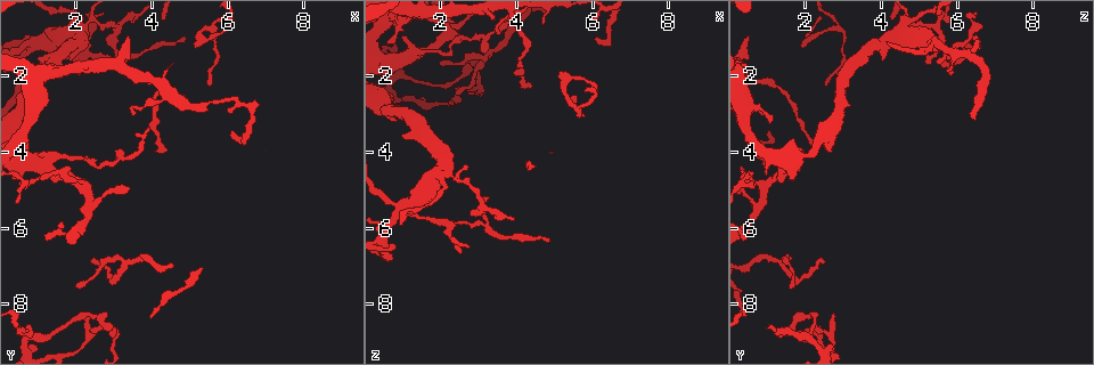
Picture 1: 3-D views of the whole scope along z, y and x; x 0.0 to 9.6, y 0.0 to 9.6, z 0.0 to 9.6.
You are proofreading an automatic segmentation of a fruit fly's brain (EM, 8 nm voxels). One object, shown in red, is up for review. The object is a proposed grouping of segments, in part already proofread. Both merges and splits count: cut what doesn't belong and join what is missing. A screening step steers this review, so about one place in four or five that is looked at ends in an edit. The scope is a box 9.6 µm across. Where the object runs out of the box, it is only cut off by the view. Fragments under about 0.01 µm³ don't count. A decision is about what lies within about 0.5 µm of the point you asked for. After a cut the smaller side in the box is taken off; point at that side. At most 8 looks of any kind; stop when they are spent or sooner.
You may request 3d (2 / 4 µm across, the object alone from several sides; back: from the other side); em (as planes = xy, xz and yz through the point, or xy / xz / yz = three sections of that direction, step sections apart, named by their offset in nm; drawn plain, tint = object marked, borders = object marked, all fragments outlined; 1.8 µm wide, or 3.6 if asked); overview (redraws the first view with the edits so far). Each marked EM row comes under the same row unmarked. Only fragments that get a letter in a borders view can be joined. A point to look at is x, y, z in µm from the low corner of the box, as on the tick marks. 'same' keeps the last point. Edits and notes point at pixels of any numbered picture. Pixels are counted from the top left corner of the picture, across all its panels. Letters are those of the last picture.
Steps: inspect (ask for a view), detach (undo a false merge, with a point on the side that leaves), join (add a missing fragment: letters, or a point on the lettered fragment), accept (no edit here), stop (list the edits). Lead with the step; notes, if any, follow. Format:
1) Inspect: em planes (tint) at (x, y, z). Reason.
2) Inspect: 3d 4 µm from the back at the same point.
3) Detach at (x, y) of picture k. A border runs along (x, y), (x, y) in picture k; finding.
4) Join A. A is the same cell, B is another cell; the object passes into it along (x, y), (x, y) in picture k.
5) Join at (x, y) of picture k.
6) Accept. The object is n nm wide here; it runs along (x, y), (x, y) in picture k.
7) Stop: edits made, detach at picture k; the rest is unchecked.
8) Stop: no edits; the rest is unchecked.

Inspect: em planes (borders) at (2.35, 6.95, 2.45).

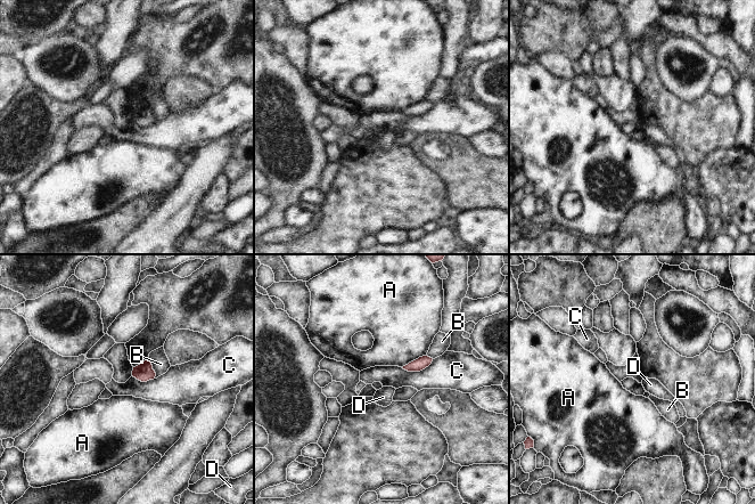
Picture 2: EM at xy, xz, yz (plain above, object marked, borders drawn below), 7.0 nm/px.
Accept. The longest contact is with C, 240 nm; A, B, C and D are other cells; a border runs along (433, 359), (419, 371), (401, 367) in picture 2; no lettered fragment goes on from it.

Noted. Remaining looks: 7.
Inspect: em planes (borders) at (4.30, 4.10, 2.30). Tapers out.

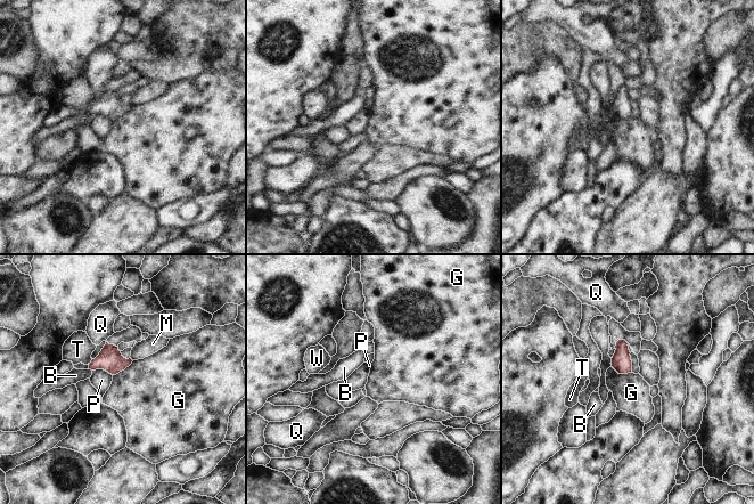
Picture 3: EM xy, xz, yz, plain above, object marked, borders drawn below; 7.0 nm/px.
Accept. The object is 140 nm wide here; B, G, M, P, Q, T and W are other cells; a border runs along (133, 360), (113, 375) in picture 3; no lettered fragment goes on from it.

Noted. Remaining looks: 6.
Inspect: em xz step 16 (borders) at (2.05, 2.00, 5.80). Tapers out.

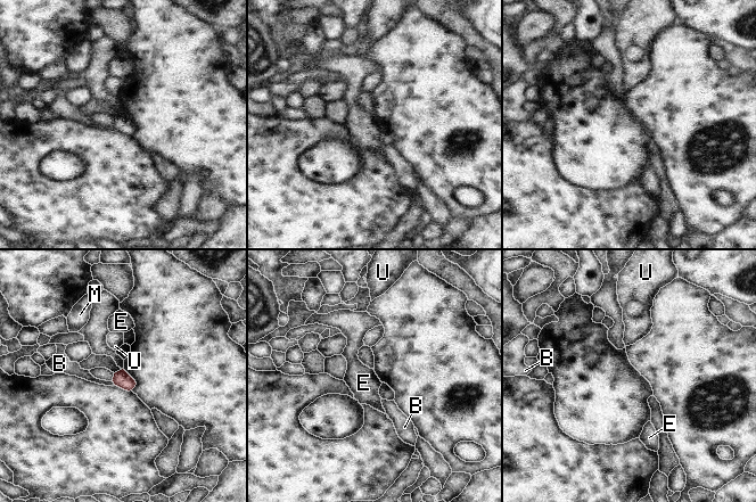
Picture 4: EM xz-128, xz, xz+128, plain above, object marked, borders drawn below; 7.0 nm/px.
Inspect: em planes (borders) at the same point. Cut it another way.

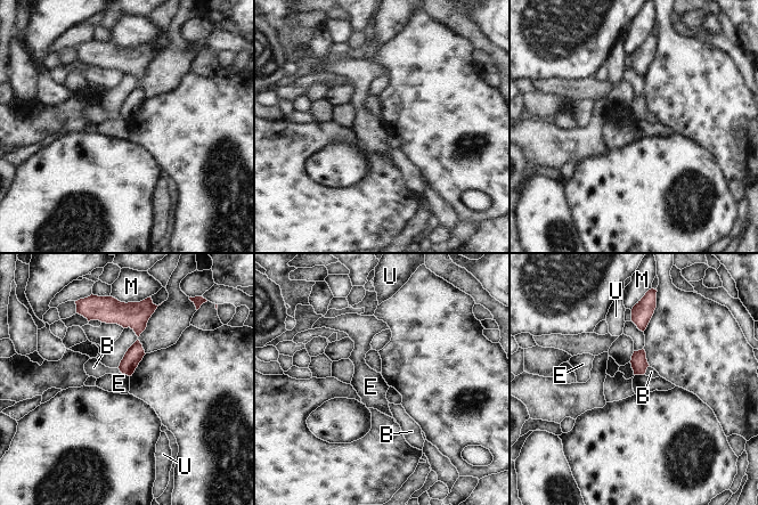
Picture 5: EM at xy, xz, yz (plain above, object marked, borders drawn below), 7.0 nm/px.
Accept. B, E, M and U are other cells; a border runs along (644, 373), (635, 375) in picture 5; none of them fits.

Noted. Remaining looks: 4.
Inspect: em planes (borders) at (4.85, 1.05, 6.35). An open end.

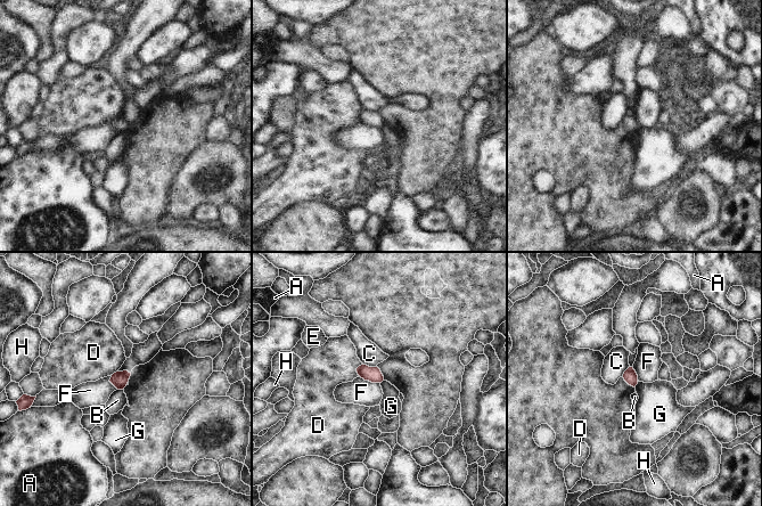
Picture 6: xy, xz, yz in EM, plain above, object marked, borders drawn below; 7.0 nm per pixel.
Accept. A, B, C, D, E, F, G and H are other cells; a border runs along (638, 381), (634, 386) in picture 6; none of them fits.

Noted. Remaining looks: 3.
Stop: no edits; the rest is unchecked.

